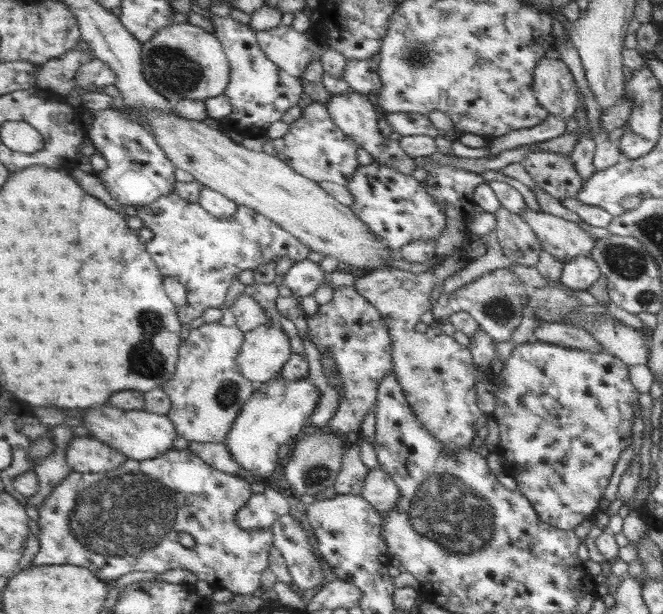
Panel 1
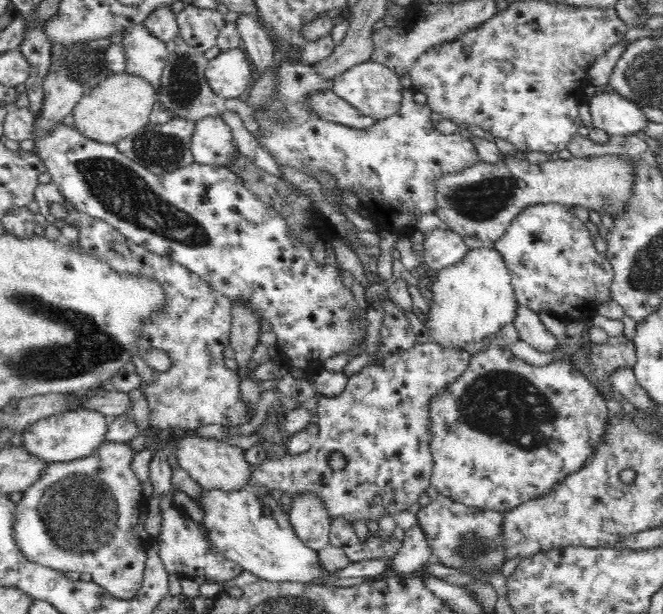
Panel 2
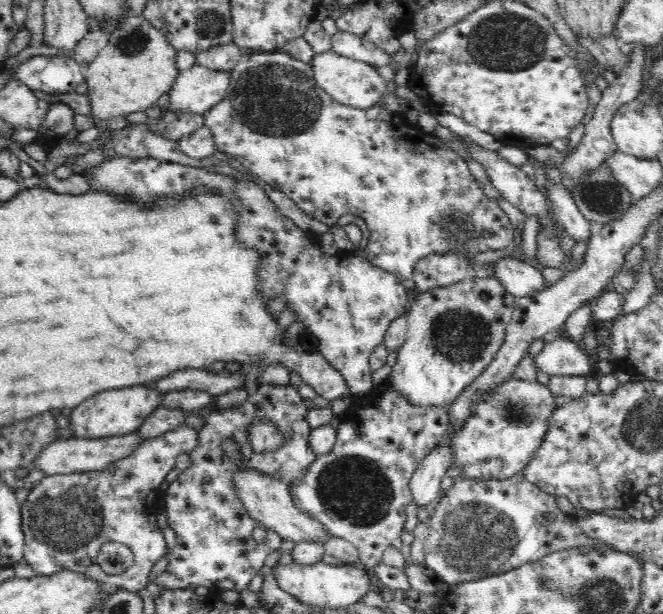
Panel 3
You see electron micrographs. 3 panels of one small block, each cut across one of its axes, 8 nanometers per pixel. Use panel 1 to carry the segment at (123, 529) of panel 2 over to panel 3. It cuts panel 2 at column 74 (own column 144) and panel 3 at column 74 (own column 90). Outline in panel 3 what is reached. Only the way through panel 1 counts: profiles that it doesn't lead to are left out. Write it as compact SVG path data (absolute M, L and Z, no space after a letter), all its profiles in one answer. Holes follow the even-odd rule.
M184 424L180 430L144 442L144 446L140 446L140 450L136 450L136 454L128 458L128 462L120 462L118 466L96 472L54 474L48 476L44 482L40 482L38 488L30 490L28 500L22 504L22 518L24 518L22 528L26 534L22 556L30 564L34 574L48 576L60 570L86 570L96 578L100 578L100 582L116 584L126 592L138 594L140 590L144 590L150 584L150 572L154 564L168 554L168 544L164 542L164 534L156 522L156 516L164 506L164 502L160 500L160 486L166 480L166 476L176 468L176 458L184 452L192 454L196 444L198 432ZM110 542L120 542L132 552L132 564L118 574L110 574L98 564L102 546Z

